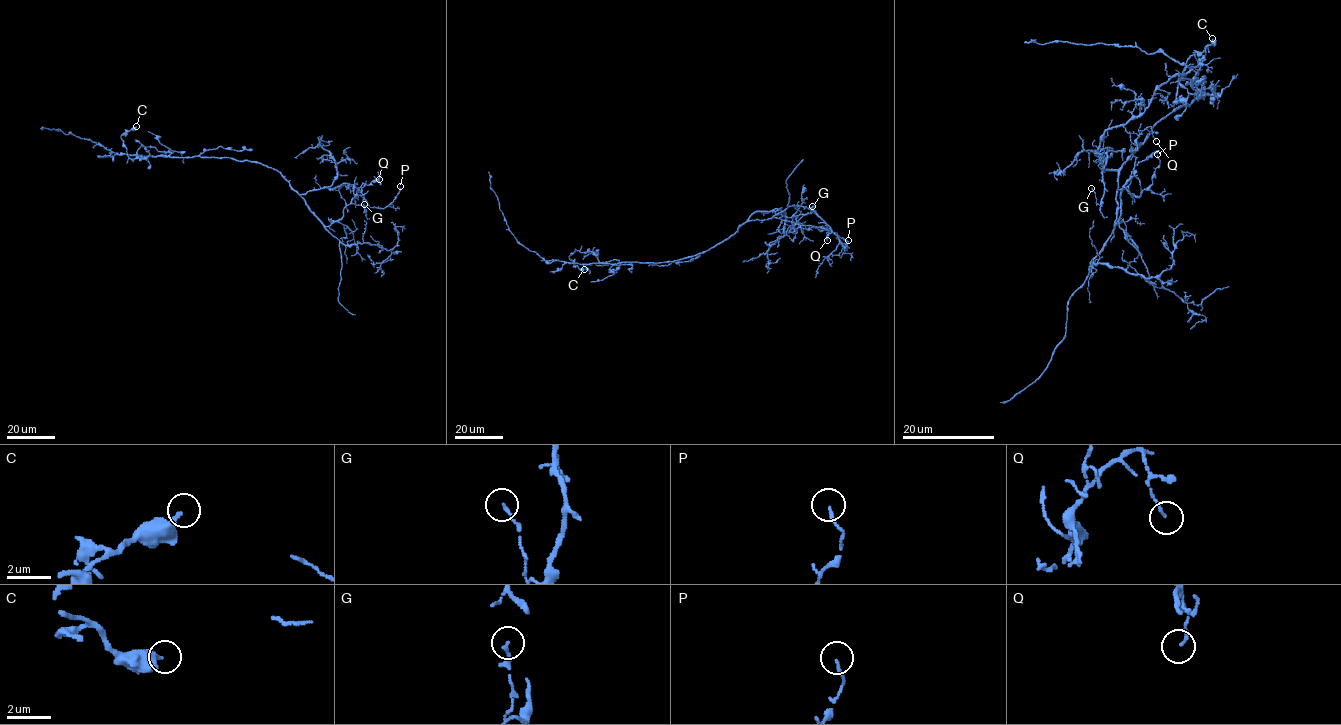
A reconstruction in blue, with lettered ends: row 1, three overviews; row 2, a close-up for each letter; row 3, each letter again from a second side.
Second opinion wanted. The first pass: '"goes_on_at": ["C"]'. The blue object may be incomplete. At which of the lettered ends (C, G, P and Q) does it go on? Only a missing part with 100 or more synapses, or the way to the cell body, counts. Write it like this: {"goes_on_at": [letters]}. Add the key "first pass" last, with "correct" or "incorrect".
{"goes_on_at": [], "first pass": "incorrect"}

